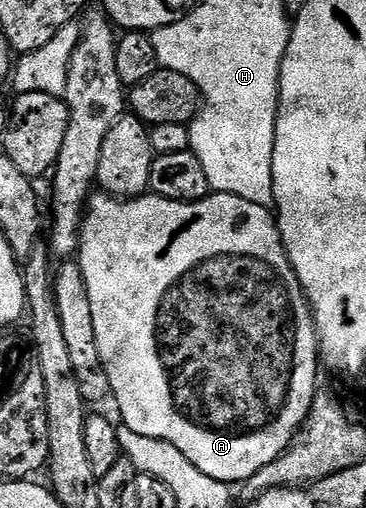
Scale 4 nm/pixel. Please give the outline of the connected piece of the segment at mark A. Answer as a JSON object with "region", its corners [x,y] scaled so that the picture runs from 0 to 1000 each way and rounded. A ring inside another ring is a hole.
{"region":[[[268,380],[243,394],[230,415],[210,510],[224,524],[221,547],[235,551],[232,594],[240,598],[240,636],[246,628],[257,689],[301,750],[306,785],[322,791],[339,839],[361,844],[361,852],[426,860],[437,868],[481,876],[481,884],[492,884],[492,892],[503,892],[503,900],[514,900],[514,907],[525,907],[525,915],[536,915],[546,931],[568,931],[568,939],[579,939],[587,951],[620,955],[669,953],[702,927],[721,923],[721,915],[754,907],[754,900],[790,884],[792,870],[847,817],[861,778],[874,770],[874,689],[858,616],[847,610],[836,575],[825,571],[792,520],[781,484],[770,480],[760,457],[760,433],[740,409],[604,380],[577,380],[533,400],[459,396],[418,380],[336,394]]]}

